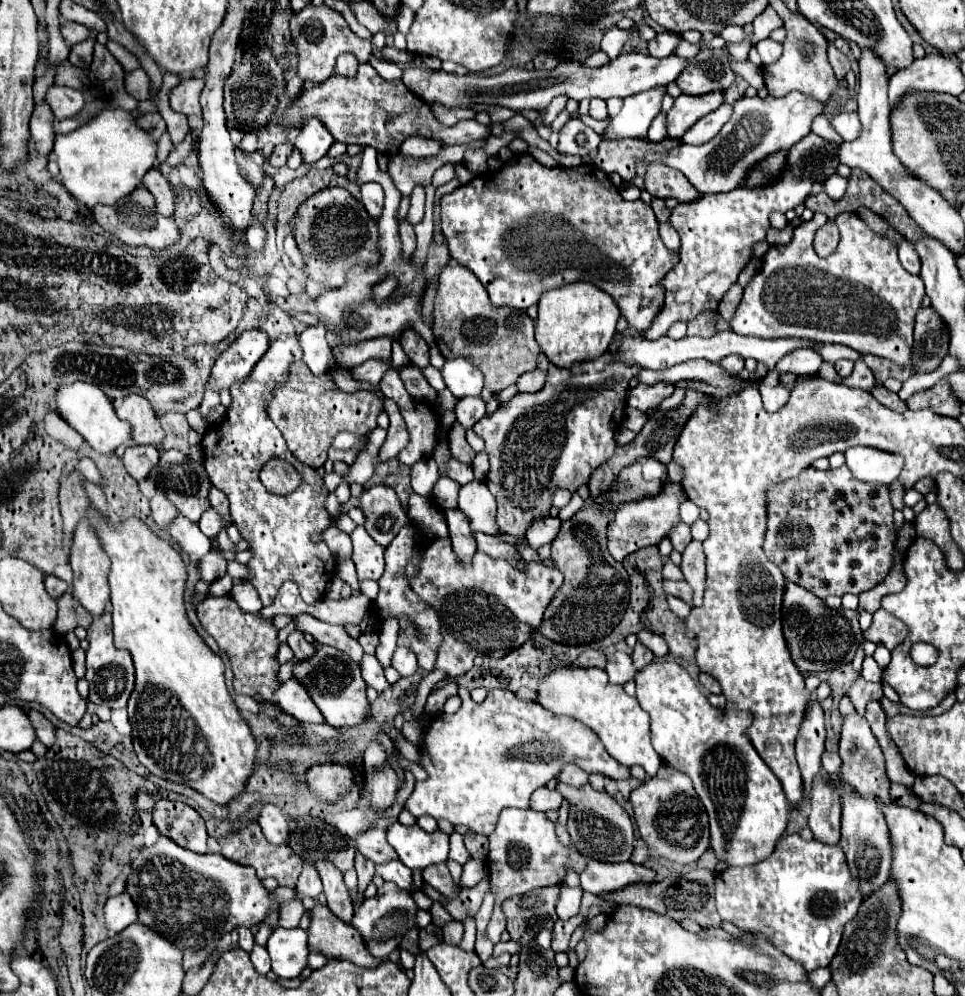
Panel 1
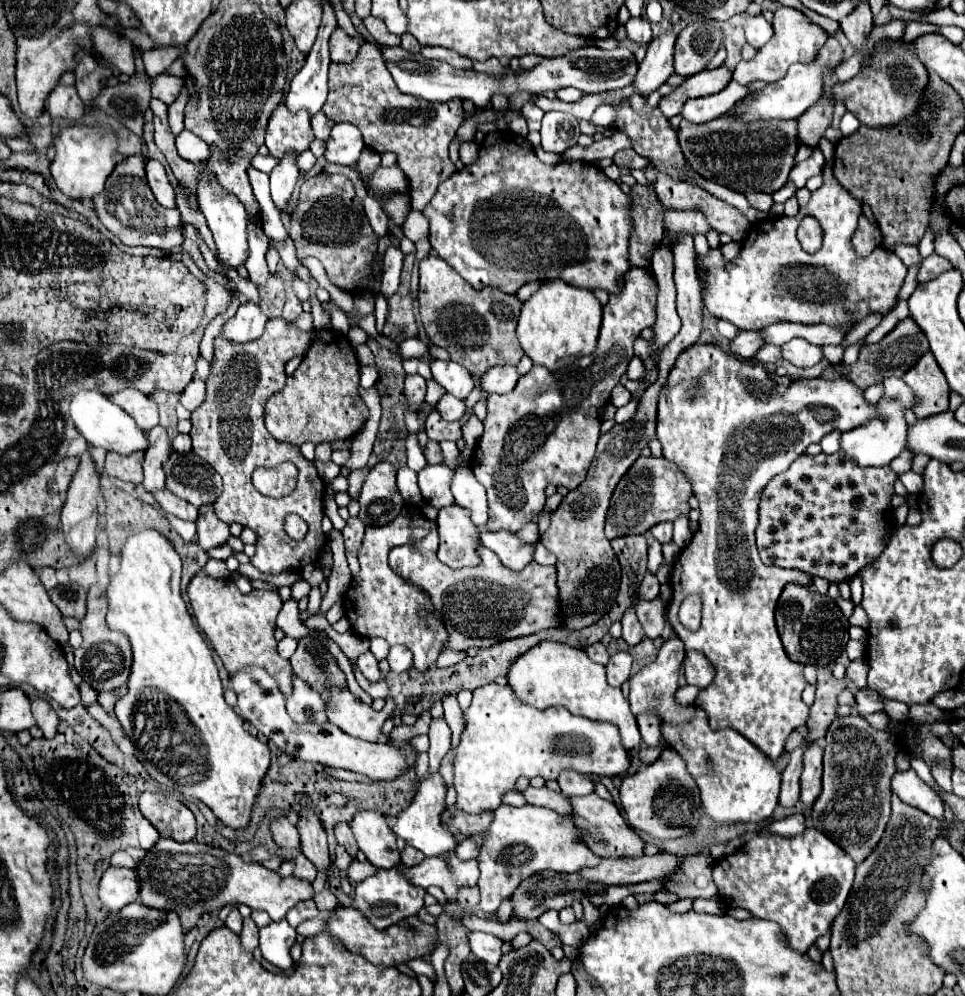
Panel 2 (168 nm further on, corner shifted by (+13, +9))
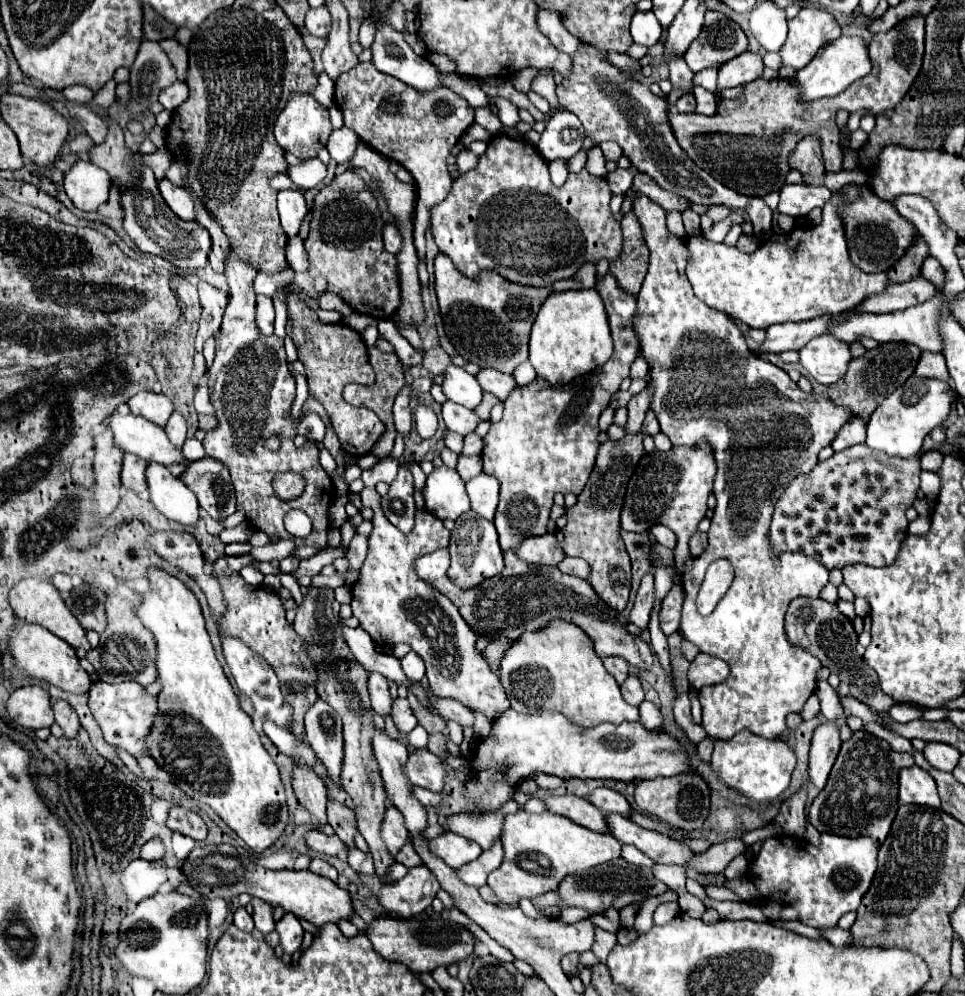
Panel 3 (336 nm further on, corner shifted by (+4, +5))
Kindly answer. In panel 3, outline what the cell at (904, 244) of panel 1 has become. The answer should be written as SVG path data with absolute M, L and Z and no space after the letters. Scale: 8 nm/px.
M931 256L923 262L921 274L925 274L929 280L933 280L933 284L937 286L937 290L941 290L941 284L945 284L945 270L943 270L941 264L939 264L937 260L933 260Z

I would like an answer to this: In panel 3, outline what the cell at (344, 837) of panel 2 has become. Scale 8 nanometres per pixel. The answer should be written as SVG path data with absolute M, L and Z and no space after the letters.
M327 800L327 822L331 824L331 828L335 830L335 834L349 846L353 848L353 834L357 830L357 822L353 816L353 810L347 808L345 804L337 802L337 800Z

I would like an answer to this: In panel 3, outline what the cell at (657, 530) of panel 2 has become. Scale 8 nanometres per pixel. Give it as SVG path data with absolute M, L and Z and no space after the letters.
M655 524L655 526L651 528L651 534L653 534L653 538L655 538L659 544L663 544L663 546L667 546L667 548L675 548L675 544L677 544L677 538L675 538L673 530L669 530L669 528L663 526L663 524Z

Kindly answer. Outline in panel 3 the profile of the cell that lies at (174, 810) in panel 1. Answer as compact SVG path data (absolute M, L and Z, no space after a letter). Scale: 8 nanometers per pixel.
M173 806L171 812L169 812L169 820L167 820L167 826L183 836L189 836L193 840L205 840L207 836L207 826L203 822L203 818L193 812L193 810L187 810L183 806Z

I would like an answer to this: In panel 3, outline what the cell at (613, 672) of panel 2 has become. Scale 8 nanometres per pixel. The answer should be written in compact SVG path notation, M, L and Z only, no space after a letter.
M629 676L625 680L625 684L621 686L621 694L623 694L625 702L631 706L639 706L645 700L645 692L641 688L641 682L635 676Z

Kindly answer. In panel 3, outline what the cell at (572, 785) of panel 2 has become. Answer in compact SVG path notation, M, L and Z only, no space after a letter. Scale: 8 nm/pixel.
M597 788L597 792L593 792L593 796L589 796L589 802L595 804L601 812L609 814L609 812L617 812L617 814L625 814L629 818L629 814L633 812L631 804L625 800L623 794L611 790L611 788Z

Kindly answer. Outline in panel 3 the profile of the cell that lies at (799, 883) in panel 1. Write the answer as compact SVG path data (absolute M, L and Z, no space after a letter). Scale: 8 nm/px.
M821 834L819 848L801 838L773 836L763 842L759 858L749 868L749 878L755 880L755 886L765 900L793 904L799 910L799 922L815 928L829 928L835 926L845 912L859 908L861 898L869 890L869 884L875 876L875 870L877 870L877 844L869 836L847 838L835 834Z

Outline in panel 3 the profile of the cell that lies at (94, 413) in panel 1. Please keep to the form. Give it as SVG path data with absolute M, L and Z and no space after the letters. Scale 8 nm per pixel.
M115 414L115 416L109 416L105 420L105 424L113 430L115 444L123 452L137 454L147 462L157 462L163 466L187 462L181 448L173 448L165 430L161 426L145 420L143 416Z

